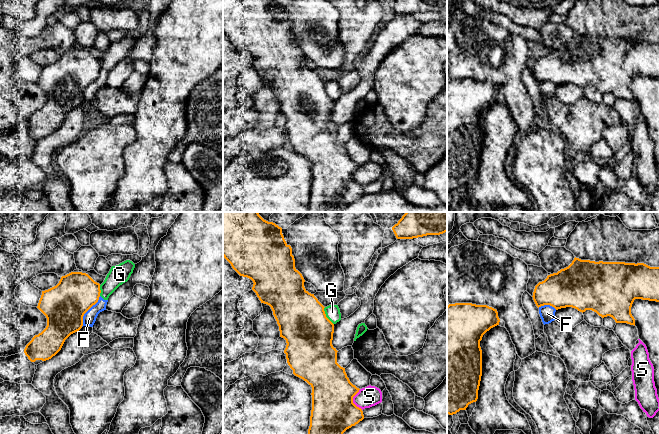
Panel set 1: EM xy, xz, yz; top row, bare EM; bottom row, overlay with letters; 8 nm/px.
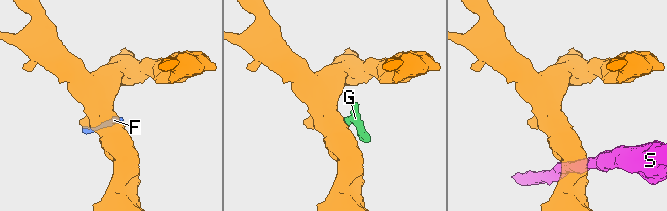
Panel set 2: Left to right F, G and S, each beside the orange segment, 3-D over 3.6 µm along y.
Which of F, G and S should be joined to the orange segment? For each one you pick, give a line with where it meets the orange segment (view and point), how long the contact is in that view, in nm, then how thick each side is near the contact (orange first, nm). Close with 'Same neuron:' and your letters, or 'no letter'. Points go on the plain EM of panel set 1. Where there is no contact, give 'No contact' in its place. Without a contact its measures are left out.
Same neuron: no letter

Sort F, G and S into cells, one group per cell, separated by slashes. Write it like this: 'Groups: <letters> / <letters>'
Groups: F G / S

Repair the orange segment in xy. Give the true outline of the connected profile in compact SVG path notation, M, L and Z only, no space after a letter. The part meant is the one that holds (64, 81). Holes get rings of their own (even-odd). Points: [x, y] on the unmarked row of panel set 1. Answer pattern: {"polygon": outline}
{"polygon": "M71 48L62 52L56 62L42 67L37 84L46 92L47 102L26 121L24 129L28 135L31 138L46 137L55 132L65 116L82 104L84 90L98 78L100 69L100 60L82 48Z"}

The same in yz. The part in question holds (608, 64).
{"polygon": "M574 34L572 39L547 52L533 68L533 76L539 84L550 81L556 86L572 83L580 88L592 86L602 94L610 92L616 99L635 102L631 83L635 75L659 78L659 43L644 39L595 38Z"}

